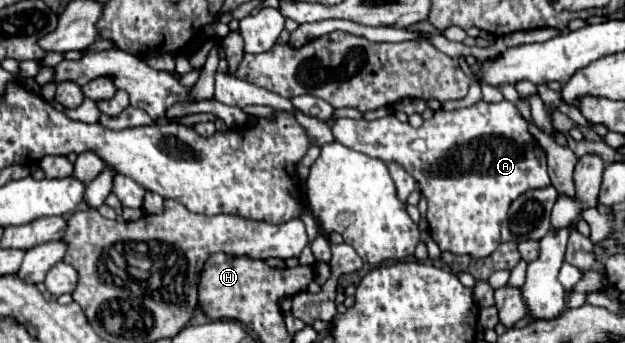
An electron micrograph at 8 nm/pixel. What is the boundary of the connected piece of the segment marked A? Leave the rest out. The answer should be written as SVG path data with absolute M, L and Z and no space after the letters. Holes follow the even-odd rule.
M505 99L501 103L479 101L477 105L453 111L443 111L437 103L431 105L431 109L435 111L435 115L419 129L413 129L409 123L401 123L397 117L389 115L375 121L337 119L333 125L333 135L337 143L369 157L377 157L385 163L395 161L415 177L429 205L427 221L431 237L441 251L451 251L455 255L487 257L501 243L499 229L503 219L507 217L509 205L529 189L543 189L551 185L547 175L547 155L537 139L529 133L527 121L523 119L521 111ZM533 149L539 149L539 159Z

